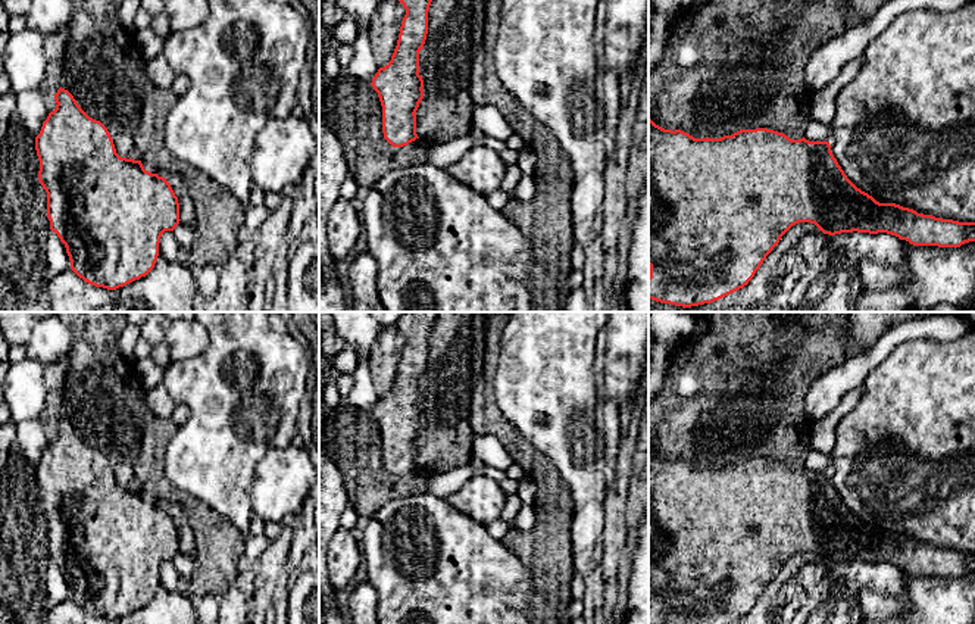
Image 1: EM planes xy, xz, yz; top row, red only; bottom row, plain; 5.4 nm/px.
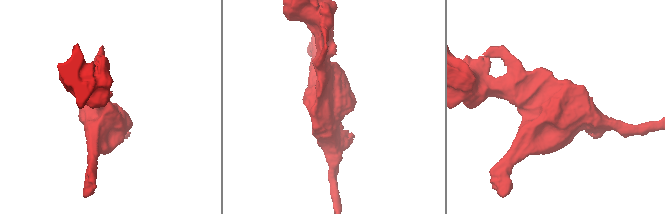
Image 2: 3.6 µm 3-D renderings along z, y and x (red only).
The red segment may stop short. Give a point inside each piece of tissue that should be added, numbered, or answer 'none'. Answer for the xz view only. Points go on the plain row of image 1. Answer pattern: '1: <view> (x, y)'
none

